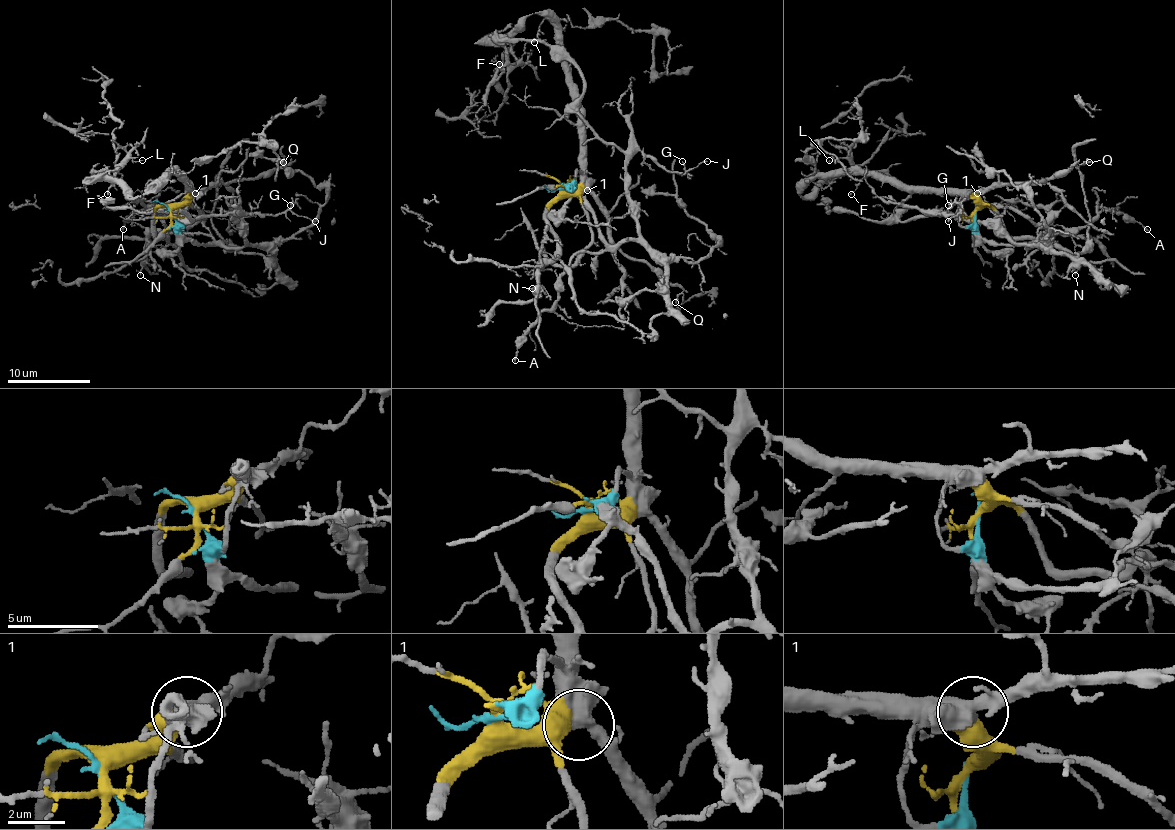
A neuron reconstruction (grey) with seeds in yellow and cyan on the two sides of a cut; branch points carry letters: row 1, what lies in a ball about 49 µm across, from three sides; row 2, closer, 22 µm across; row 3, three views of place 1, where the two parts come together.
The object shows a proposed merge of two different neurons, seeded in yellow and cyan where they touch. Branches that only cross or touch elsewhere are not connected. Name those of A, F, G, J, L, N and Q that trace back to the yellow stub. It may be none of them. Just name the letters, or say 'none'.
F, L, N, Q

